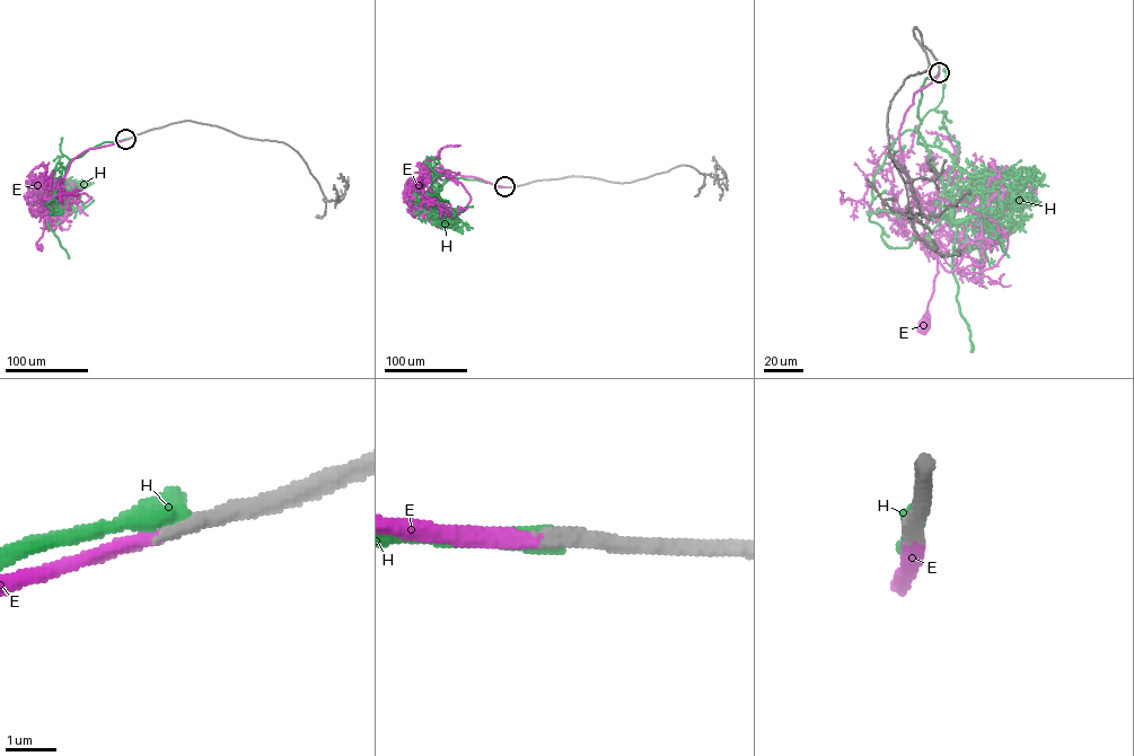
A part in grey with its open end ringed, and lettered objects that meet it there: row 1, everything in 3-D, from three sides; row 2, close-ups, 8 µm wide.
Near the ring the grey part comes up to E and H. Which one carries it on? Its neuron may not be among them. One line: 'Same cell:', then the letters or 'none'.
Same cell: E

